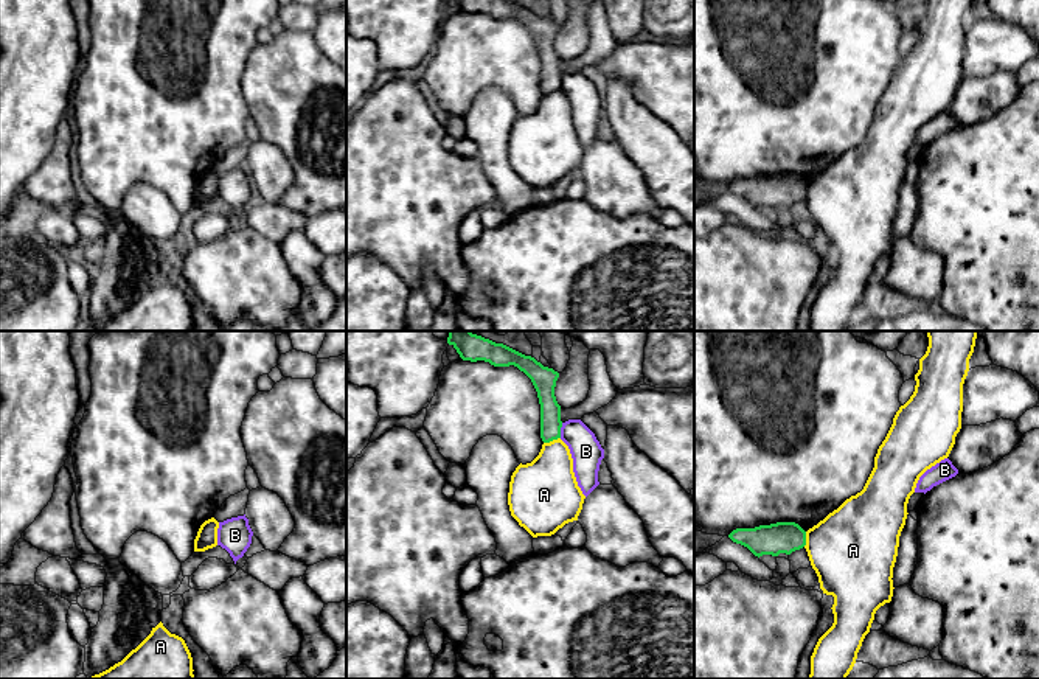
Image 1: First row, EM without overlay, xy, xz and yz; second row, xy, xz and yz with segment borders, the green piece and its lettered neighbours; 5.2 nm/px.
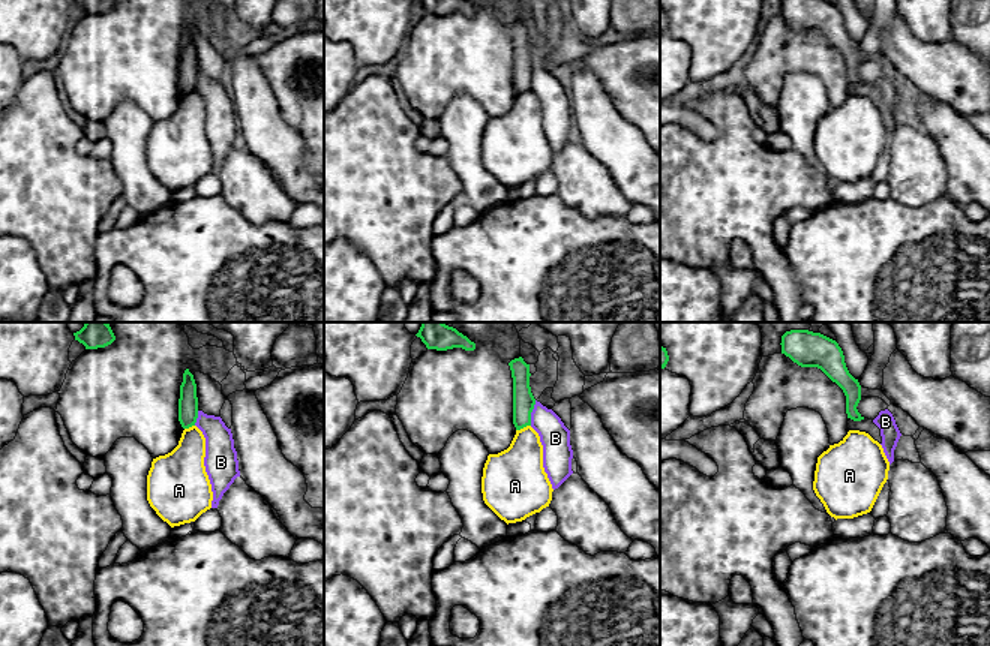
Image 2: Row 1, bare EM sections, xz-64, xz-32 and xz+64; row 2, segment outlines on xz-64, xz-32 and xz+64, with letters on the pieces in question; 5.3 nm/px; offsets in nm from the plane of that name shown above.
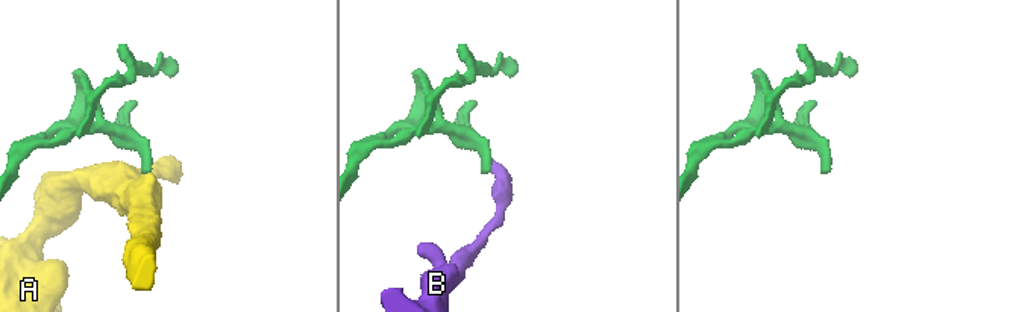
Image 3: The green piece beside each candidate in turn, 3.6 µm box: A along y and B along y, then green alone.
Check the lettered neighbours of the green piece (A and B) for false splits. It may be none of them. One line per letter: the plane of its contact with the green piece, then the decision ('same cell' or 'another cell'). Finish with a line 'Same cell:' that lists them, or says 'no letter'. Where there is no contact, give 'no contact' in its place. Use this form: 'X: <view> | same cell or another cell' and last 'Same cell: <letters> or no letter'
A: xz | another cell
B: xz | another cell
Same cell: no letter

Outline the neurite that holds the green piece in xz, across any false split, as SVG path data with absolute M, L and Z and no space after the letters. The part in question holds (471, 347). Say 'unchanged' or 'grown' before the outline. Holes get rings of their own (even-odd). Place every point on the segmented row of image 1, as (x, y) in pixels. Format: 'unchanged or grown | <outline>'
unchanged | M449 331L447 343L463 360L485 360L494 367L514 365L533 382L540 404L540 438L544 443L561 438L561 406L554 396L559 373L544 367L531 356L525 356L503 343L495 343L471 331Z

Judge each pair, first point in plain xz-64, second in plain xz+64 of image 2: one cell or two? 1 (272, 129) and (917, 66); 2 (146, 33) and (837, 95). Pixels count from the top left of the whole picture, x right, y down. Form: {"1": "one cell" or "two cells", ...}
{"1": "two cells", "2": "one cell"}

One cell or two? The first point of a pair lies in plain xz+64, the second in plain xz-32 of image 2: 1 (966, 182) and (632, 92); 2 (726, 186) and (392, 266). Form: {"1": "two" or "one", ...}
{"1": "two", "2": "one"}

